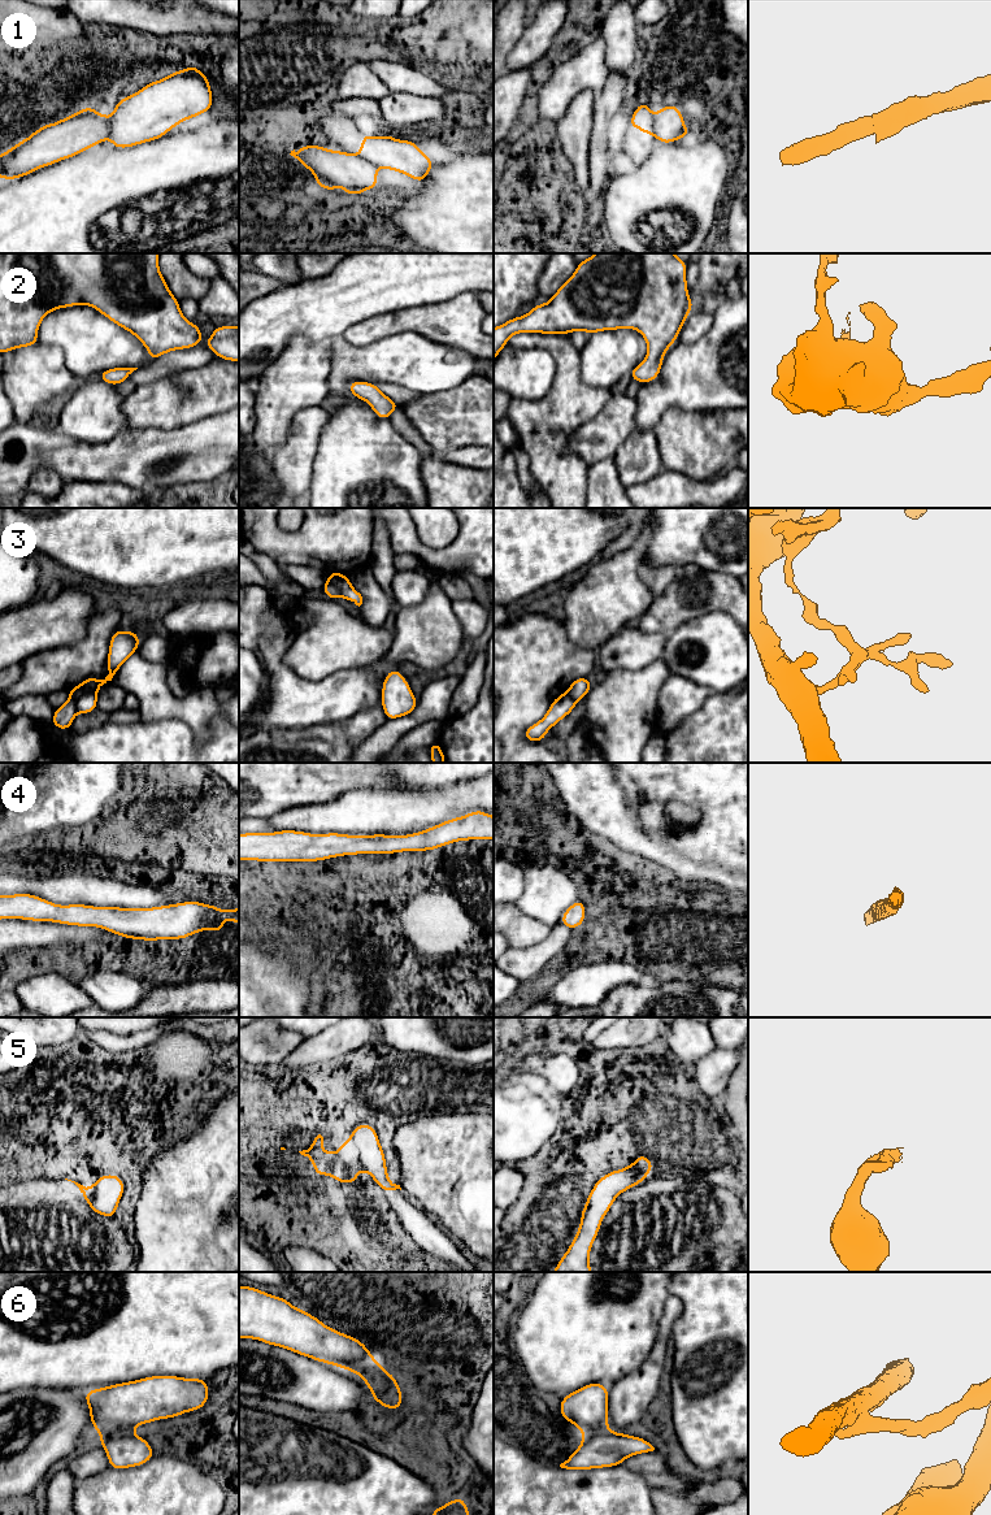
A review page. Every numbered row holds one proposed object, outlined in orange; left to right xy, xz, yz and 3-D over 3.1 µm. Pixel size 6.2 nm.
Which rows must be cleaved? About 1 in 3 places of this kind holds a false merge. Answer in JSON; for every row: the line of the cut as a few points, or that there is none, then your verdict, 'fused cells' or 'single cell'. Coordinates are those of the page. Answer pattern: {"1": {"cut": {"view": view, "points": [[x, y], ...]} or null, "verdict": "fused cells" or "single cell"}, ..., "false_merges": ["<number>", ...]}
{"1": {"cut": {"view": "xz", "points": [[359, 155], [376, 166]]}, "verdict": "fused cells"}, "2": {"cut": null, "verdict": "single cell"}, "3": {"cut": {"view": "xy", "points": [[96, 690], [83, 693], [77, 699], [75, 711]]}, "verdict": "fused cells"}, "4": {"cut": null, "verdict": "single cell"}, "5": {"cut": null, "verdict": "single cell"}, "6": {"cut": {"view": "xy", "points": [[129, 1429], [109, 1432], [103, 1436]]}, "verdict": "fused cells"}, "false_merges": ["1", "3", "6"]}

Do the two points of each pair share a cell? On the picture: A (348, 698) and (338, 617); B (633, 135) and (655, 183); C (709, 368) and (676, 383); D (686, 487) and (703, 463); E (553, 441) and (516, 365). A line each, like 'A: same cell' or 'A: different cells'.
A: different cells
B: different cells
C: same cell
D: different cells
E: different cells

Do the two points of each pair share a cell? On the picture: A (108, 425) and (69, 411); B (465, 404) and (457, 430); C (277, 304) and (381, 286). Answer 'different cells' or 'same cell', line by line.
A: same cell
B: same cell
C: same cell

